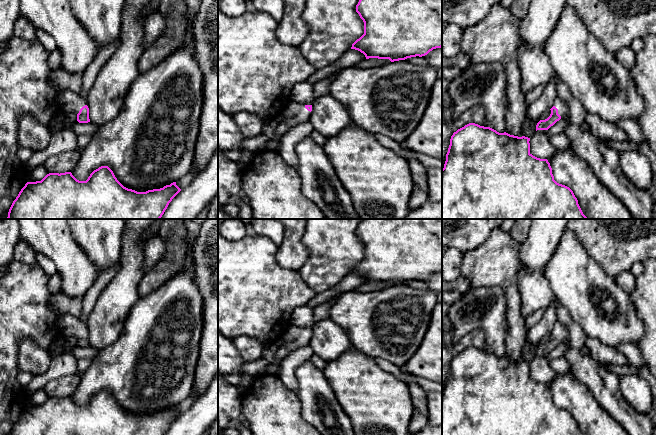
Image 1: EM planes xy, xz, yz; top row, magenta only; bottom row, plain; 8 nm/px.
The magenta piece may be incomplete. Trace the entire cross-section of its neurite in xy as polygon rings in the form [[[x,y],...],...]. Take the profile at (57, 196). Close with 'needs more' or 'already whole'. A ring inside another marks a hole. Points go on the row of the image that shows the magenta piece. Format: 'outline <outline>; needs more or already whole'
outline [[[108,166],[94,170],[86,181],[77,180],[71,172],[49,173],[41,181],[25,184],[13,201],[7,219],[160,219],[180,191],[176,182],[146,192],[128,189],[117,180]]]; already whole

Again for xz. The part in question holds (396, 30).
outline [[[359,0],[356,12],[364,22],[364,34],[351,49],[363,53],[366,59],[389,59],[391,62],[422,57],[442,47],[442,0]]]; already whole

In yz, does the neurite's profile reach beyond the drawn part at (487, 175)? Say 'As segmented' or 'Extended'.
As segmented

